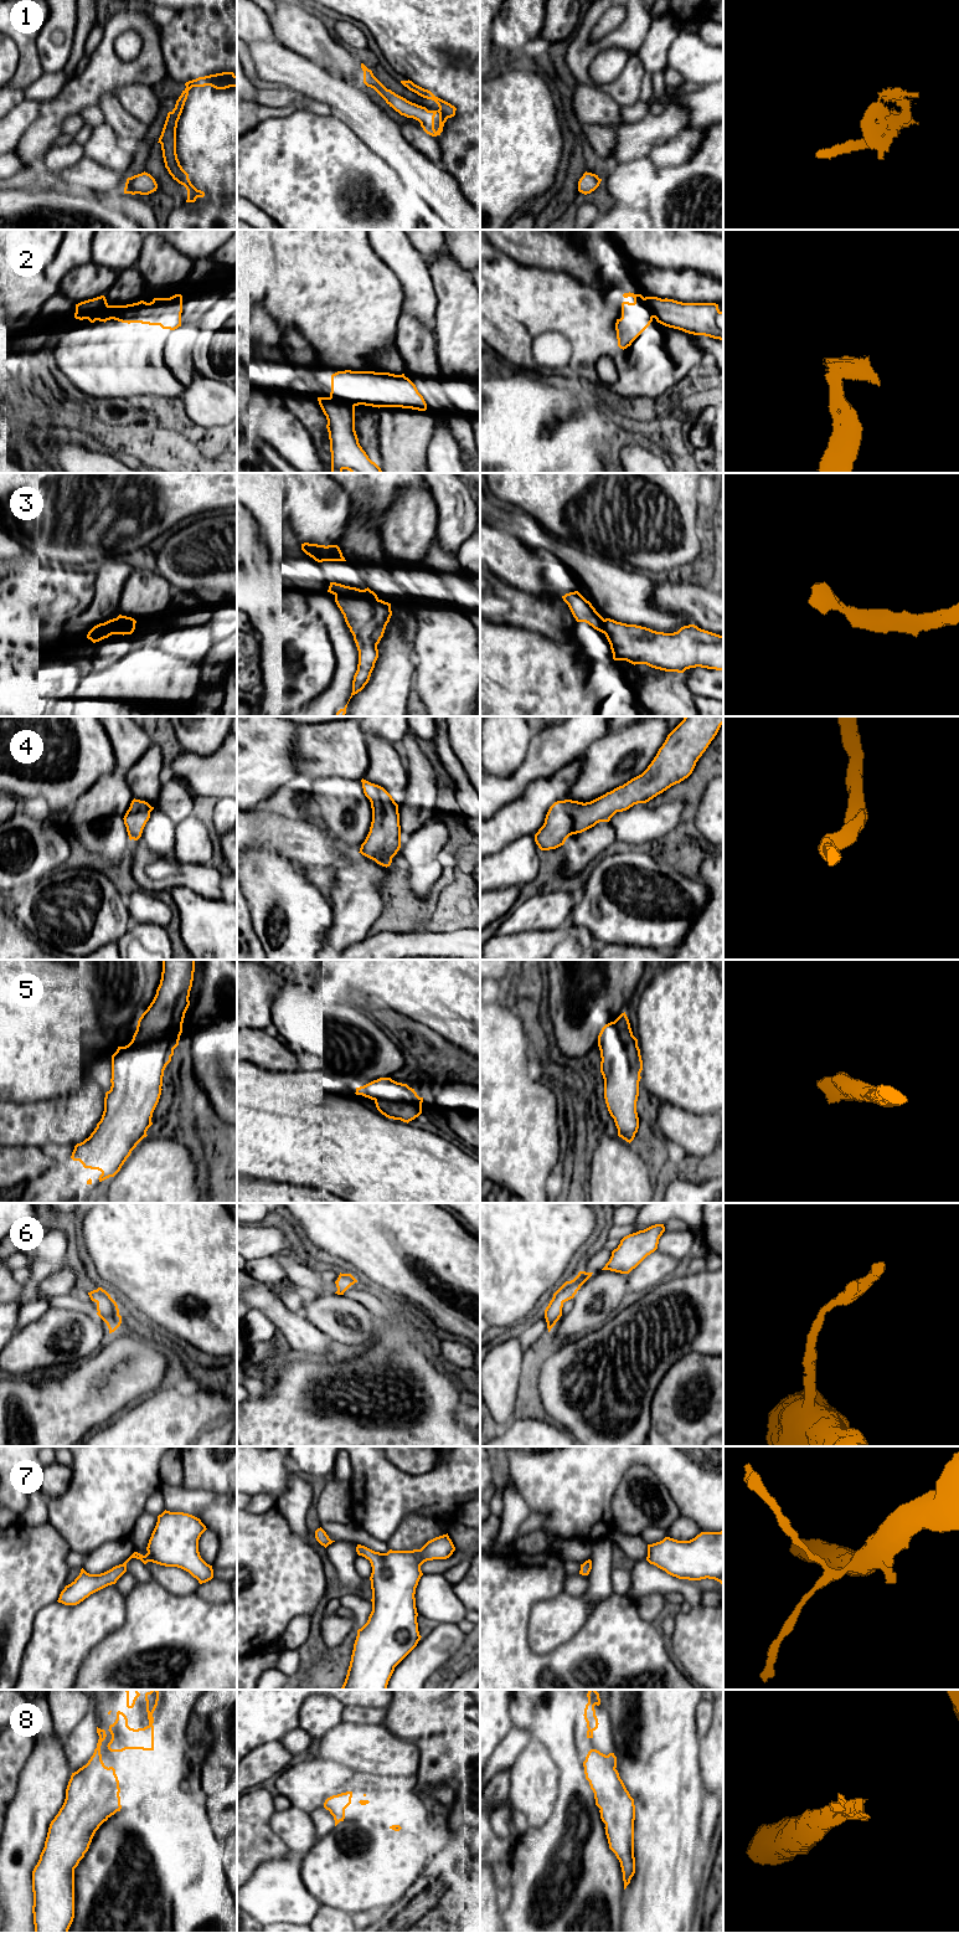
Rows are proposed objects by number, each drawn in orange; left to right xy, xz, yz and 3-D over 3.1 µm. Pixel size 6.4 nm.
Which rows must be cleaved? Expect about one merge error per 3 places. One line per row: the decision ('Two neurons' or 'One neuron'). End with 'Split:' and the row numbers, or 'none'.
1: One neuron
2: Two neurons
3: One neuron
4: One neuron
5: One neuron
6: One neuron
7: One neuron
8: One neuron
Split: 2

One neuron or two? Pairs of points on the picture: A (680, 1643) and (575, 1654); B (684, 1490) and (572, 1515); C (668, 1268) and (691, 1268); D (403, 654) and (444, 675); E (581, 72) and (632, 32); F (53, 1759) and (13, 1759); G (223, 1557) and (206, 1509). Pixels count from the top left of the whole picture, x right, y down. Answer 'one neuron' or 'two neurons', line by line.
A: two neurons
B: one neuron
C: two neurons
D: two neurons
E: one neuron
F: two neurons
G: one neuron

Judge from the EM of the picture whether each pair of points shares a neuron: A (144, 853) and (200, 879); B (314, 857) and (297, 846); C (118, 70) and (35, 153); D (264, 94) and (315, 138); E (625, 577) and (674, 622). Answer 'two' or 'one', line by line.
A: one
B: one
C: one
D: two
E: one

